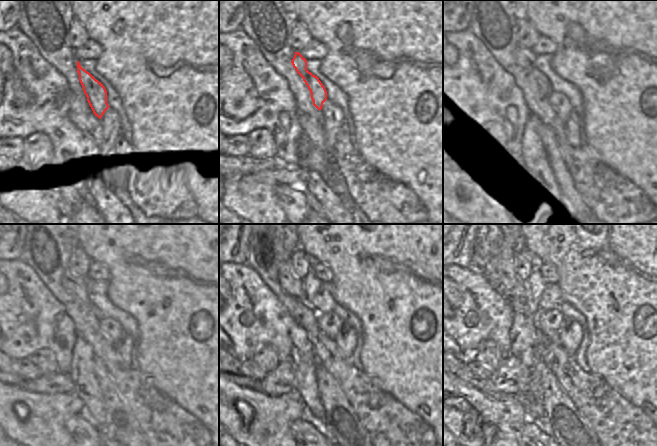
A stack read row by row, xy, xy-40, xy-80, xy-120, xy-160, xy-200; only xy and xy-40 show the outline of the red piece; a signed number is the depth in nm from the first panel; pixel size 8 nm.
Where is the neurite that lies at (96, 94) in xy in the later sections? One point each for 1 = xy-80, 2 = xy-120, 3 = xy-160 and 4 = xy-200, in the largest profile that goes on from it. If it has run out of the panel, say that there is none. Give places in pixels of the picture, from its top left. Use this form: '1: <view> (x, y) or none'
1: xy-80 (524, 57)
2: xy-120 (74, 284)
3: xy-160 (288, 281)
4: xy-200 (500, 270)

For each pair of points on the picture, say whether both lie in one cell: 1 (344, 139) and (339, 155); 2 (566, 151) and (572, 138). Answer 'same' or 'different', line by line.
1: same
2: different

